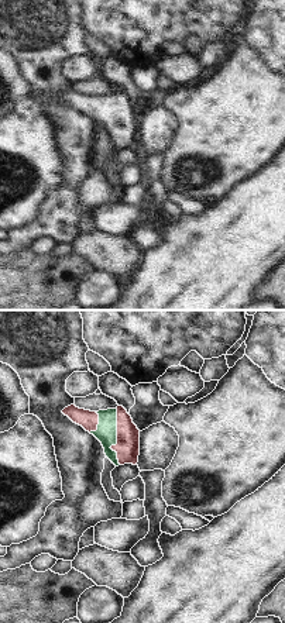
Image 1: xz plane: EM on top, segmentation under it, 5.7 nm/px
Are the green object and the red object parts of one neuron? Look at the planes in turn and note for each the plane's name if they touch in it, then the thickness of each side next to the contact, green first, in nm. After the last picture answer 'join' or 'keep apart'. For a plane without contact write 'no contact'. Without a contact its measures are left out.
xz | 120/140 nm

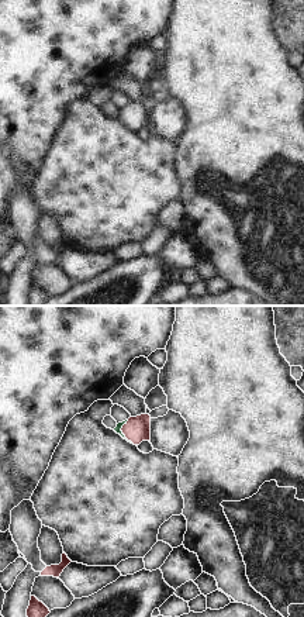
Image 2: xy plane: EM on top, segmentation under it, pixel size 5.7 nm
xy | 40/140 nm

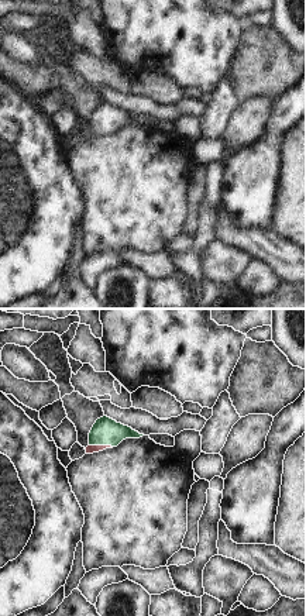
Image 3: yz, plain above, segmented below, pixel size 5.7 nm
yz | 160/50 nm

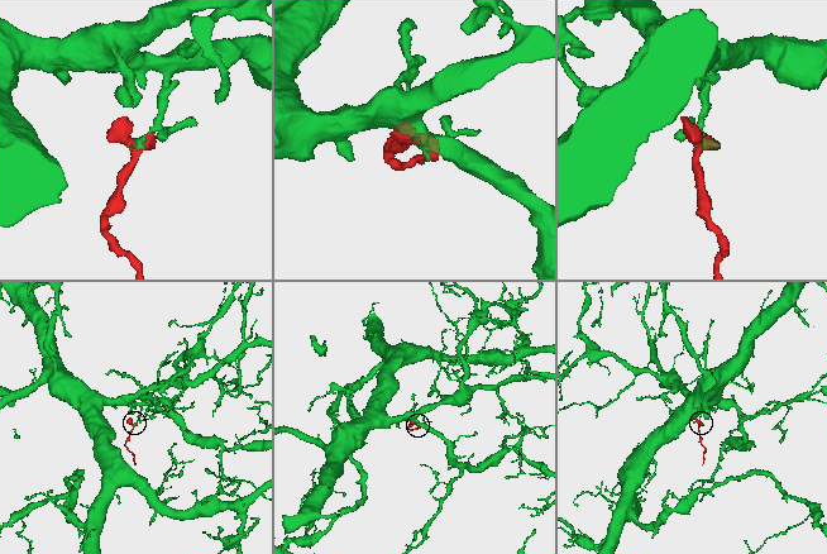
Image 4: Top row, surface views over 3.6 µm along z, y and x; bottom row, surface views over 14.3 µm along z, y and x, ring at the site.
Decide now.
join

